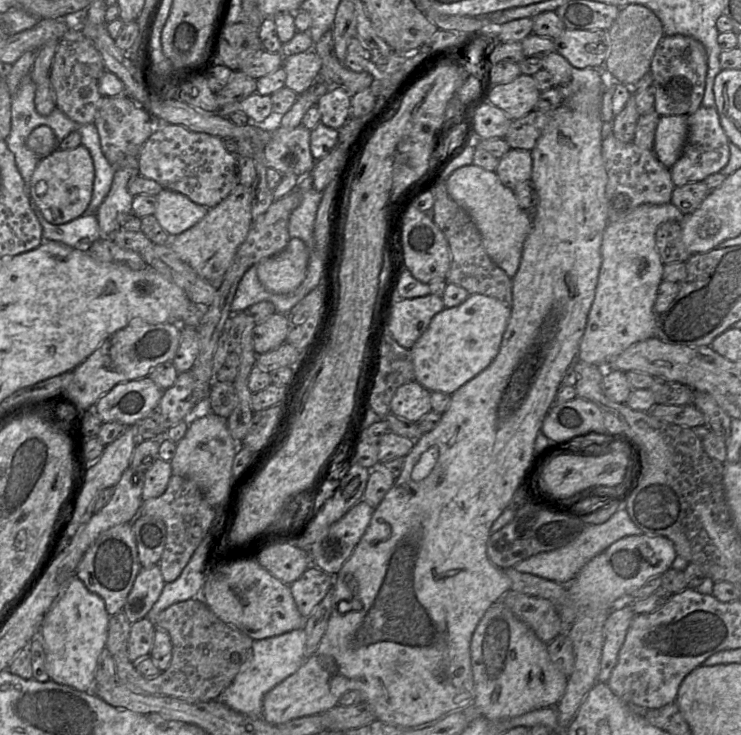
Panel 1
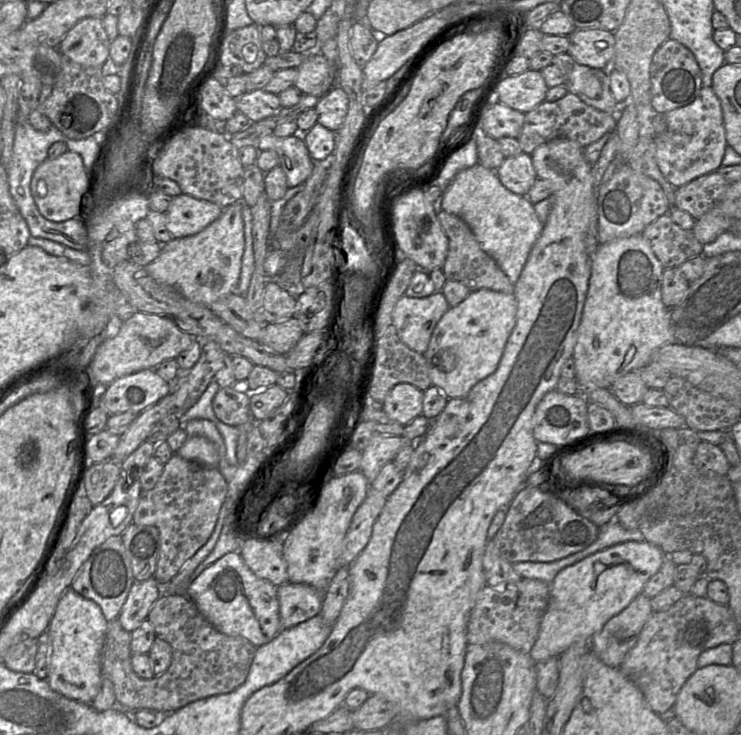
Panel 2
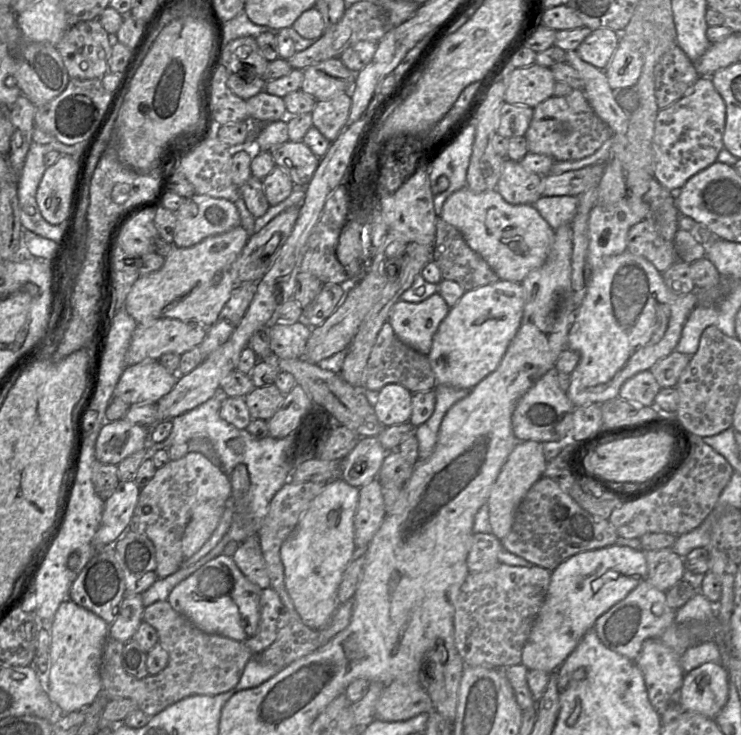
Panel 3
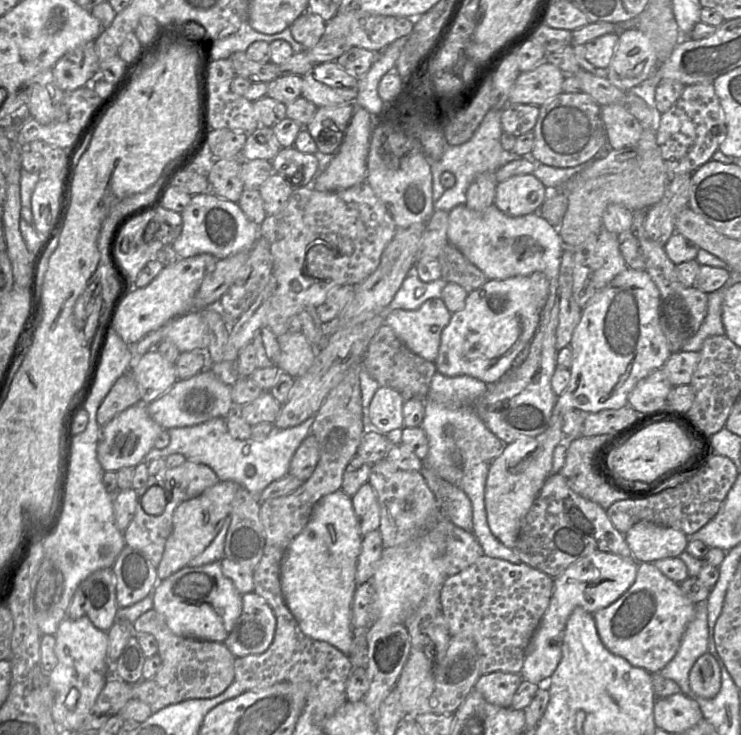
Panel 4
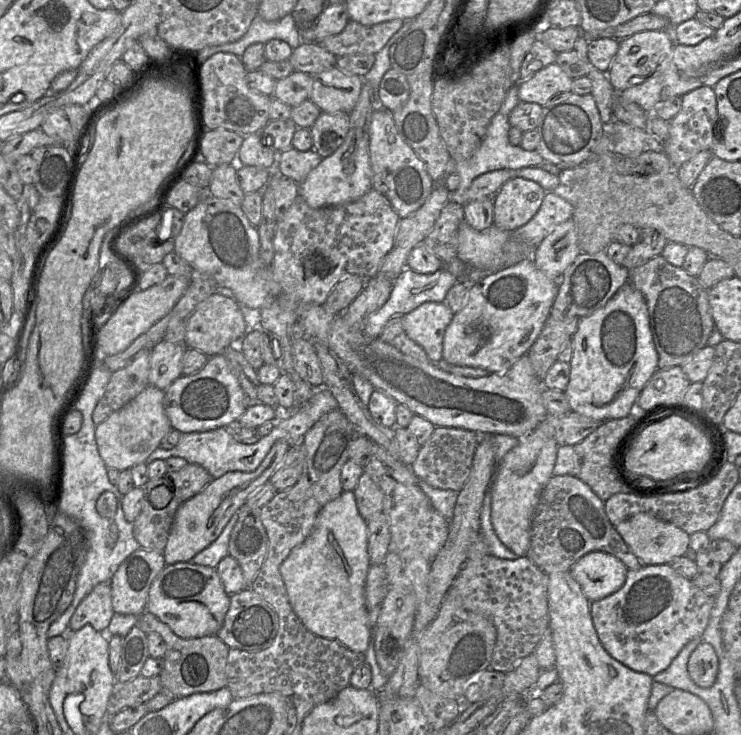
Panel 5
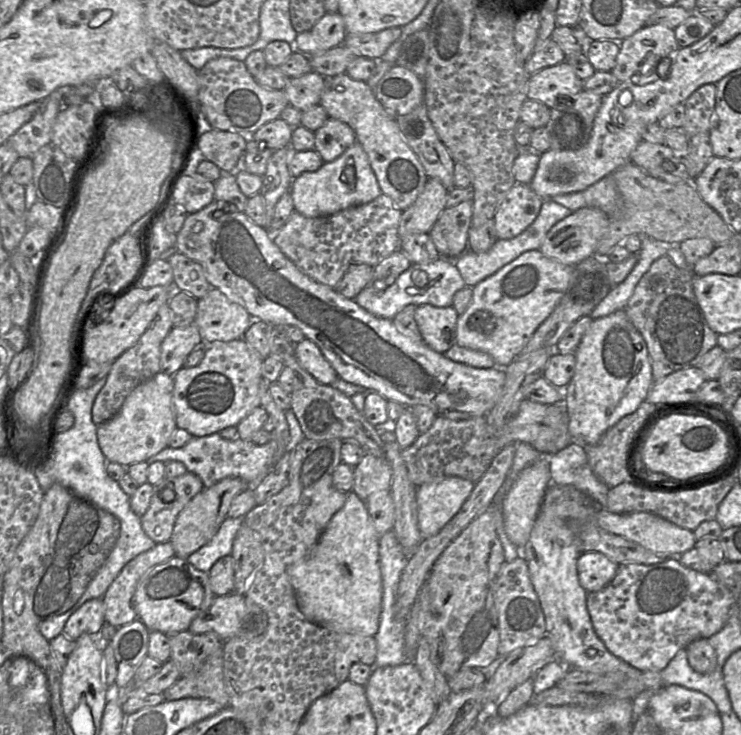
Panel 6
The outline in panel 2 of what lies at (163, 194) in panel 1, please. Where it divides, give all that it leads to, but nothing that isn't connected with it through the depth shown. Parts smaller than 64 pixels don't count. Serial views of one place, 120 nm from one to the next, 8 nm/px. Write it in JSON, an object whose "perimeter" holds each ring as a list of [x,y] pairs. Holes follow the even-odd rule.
{"perimeter":[[[188,194],[172,198],[167,216],[167,229],[173,238],[195,235],[217,220],[223,212],[219,205]]]}

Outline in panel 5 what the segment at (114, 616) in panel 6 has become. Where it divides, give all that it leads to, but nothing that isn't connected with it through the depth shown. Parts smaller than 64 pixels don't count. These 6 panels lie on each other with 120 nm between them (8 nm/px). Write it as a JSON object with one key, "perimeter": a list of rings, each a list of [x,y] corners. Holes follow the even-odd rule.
{"perimeter":[[[140,548],[130,554],[110,580],[114,613],[143,614],[151,584],[165,566],[161,552]]]}

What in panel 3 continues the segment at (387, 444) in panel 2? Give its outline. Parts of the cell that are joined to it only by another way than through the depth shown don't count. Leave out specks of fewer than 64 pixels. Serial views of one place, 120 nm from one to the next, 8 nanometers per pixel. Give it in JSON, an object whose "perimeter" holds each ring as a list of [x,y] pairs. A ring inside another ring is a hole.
{"perimeter":[[[376,436],[361,437],[352,451],[341,461],[340,477],[360,488],[376,479],[387,451]]]}

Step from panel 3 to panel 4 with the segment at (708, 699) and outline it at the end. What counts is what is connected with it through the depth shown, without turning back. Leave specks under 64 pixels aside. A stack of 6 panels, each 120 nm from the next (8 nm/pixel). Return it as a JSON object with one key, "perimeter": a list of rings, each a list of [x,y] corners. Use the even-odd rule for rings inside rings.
{"perimeter":[[[709,653],[702,654],[689,672],[689,686],[702,698],[713,698],[721,687],[721,672],[716,659]]]}

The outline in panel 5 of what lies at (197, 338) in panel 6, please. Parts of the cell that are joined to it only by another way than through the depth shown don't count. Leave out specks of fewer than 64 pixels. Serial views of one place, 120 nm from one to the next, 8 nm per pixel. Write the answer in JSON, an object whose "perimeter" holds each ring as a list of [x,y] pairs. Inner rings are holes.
{"perimeter":[[[162,339],[151,349],[149,385],[165,391],[173,381],[182,375],[182,359],[187,349],[185,344],[175,344]]]}

